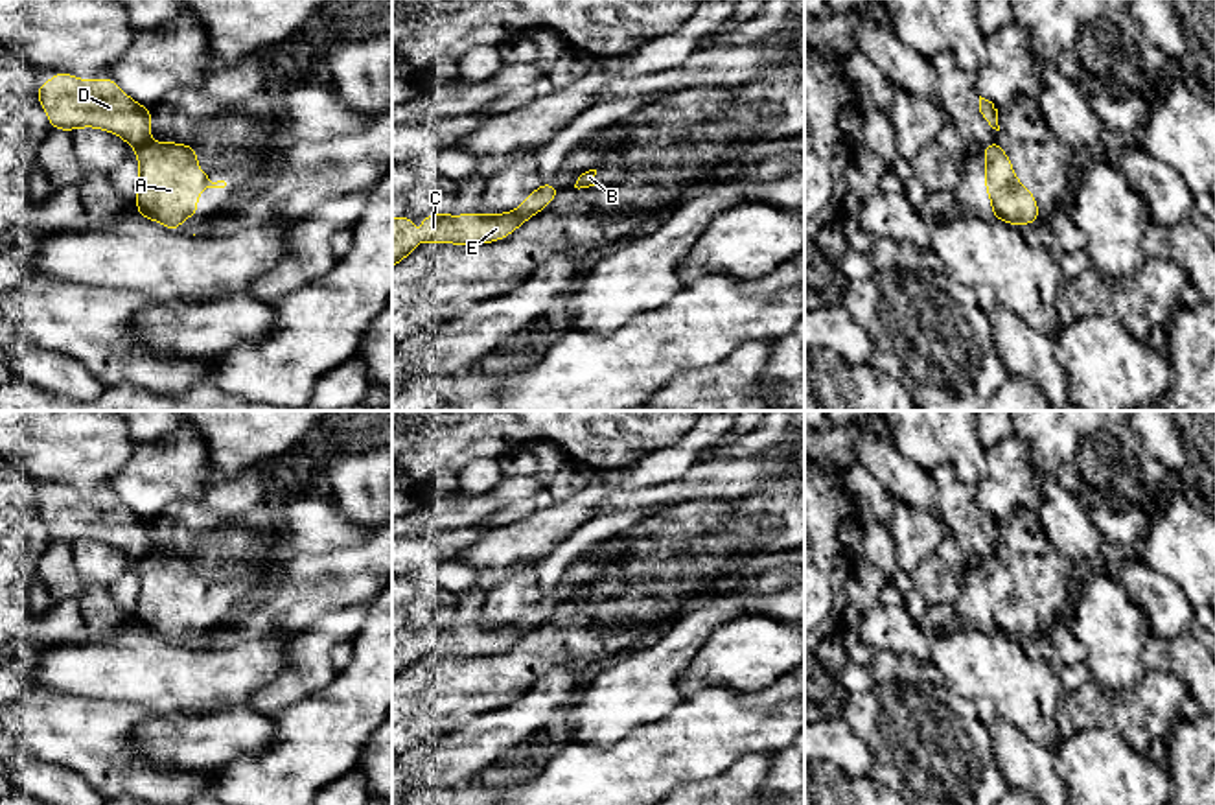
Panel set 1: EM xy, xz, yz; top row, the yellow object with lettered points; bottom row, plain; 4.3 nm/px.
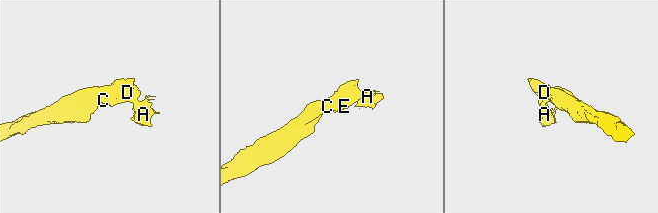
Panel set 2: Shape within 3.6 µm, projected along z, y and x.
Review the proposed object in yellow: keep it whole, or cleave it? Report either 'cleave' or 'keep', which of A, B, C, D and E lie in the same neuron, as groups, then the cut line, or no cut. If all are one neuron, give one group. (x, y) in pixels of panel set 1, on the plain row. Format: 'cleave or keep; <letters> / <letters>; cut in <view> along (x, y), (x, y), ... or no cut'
cleave; A B / C D E; cut in xy along (148, 551), (135, 559)

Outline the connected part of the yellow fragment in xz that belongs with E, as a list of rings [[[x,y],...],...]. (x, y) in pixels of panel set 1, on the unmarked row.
[[[543,595],[536,604],[526,608],[523,617],[506,626],[482,628],[471,624],[466,628],[446,628],[436,624],[422,630],[425,641],[423,654],[414,654],[414,632],[392,632],[392,680],[405,669],[423,658],[436,658],[446,652],[451,658],[480,658],[506,650],[526,632],[541,624],[561,602],[554,597]]]

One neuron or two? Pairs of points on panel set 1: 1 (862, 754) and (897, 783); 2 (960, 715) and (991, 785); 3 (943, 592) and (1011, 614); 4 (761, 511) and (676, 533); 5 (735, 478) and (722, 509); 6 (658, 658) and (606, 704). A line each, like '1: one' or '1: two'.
1: two
2: one
3: two
4: one
5: two
6: one

